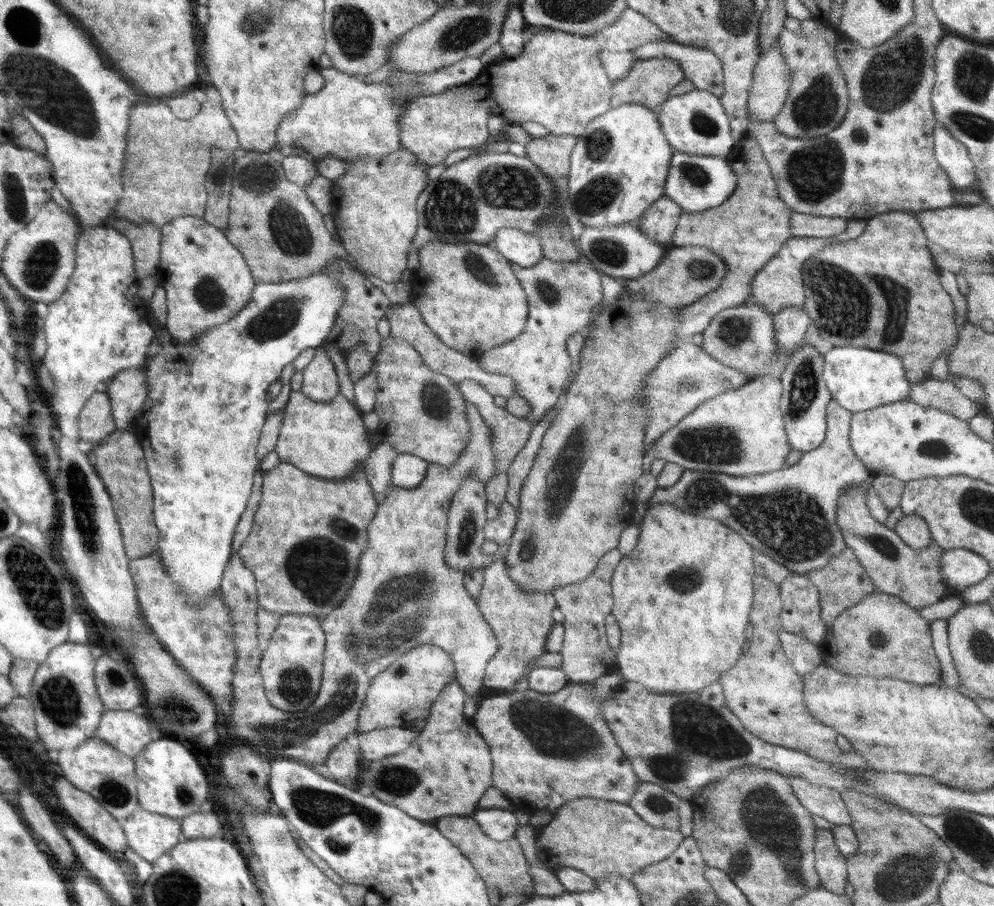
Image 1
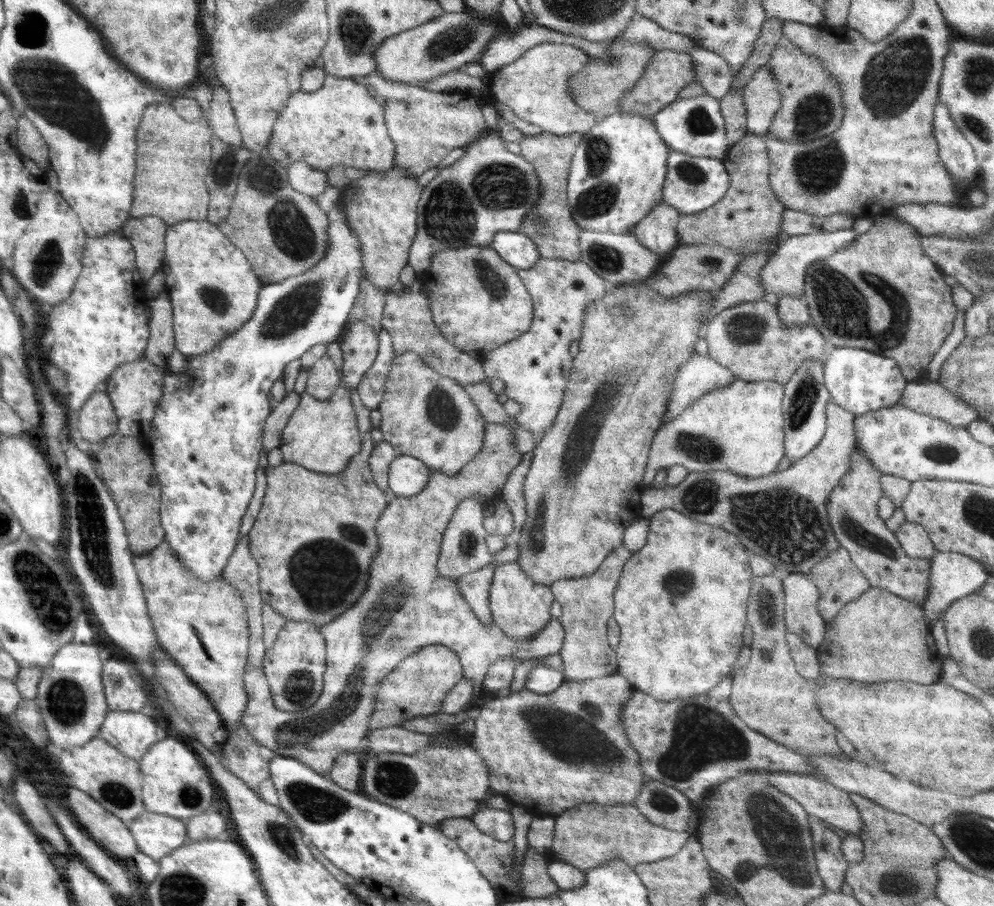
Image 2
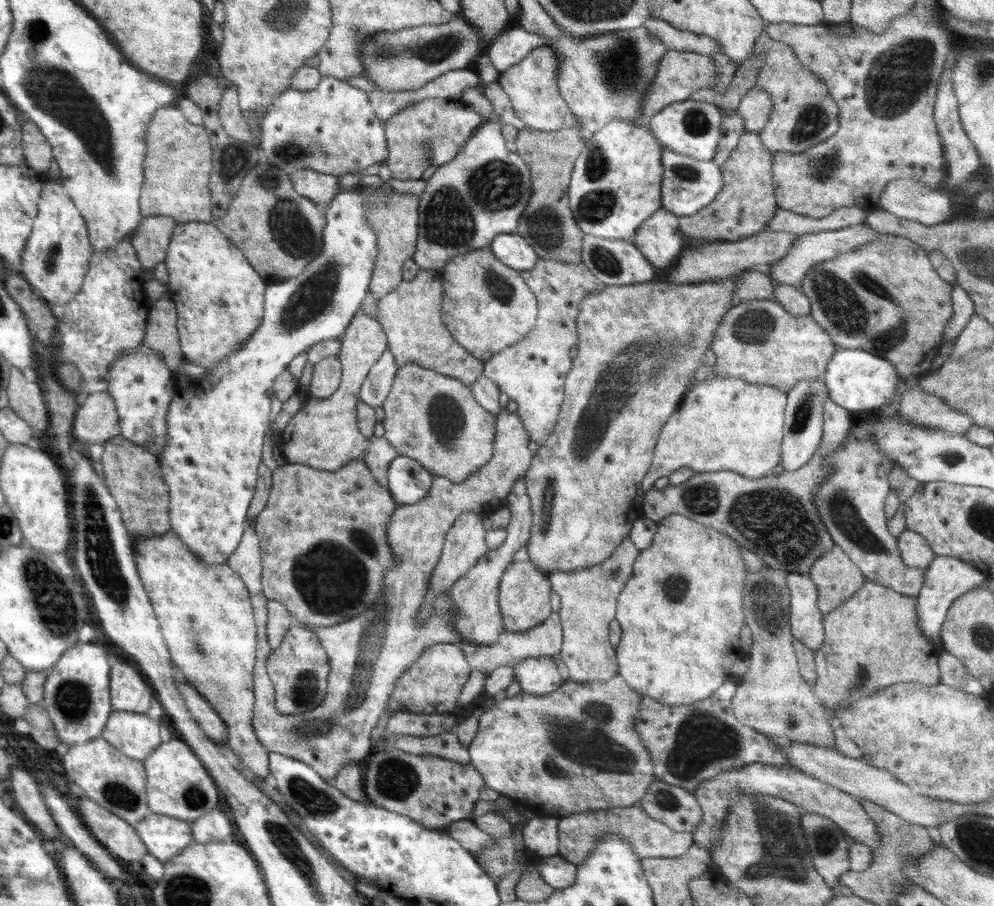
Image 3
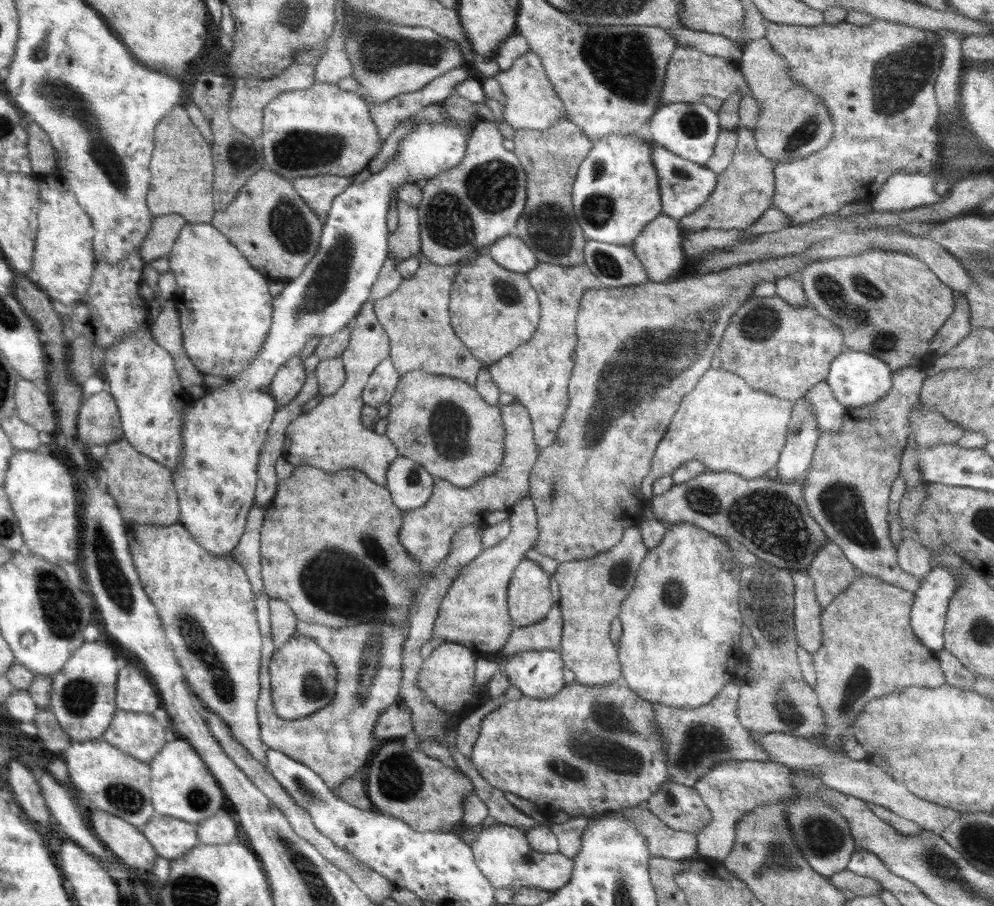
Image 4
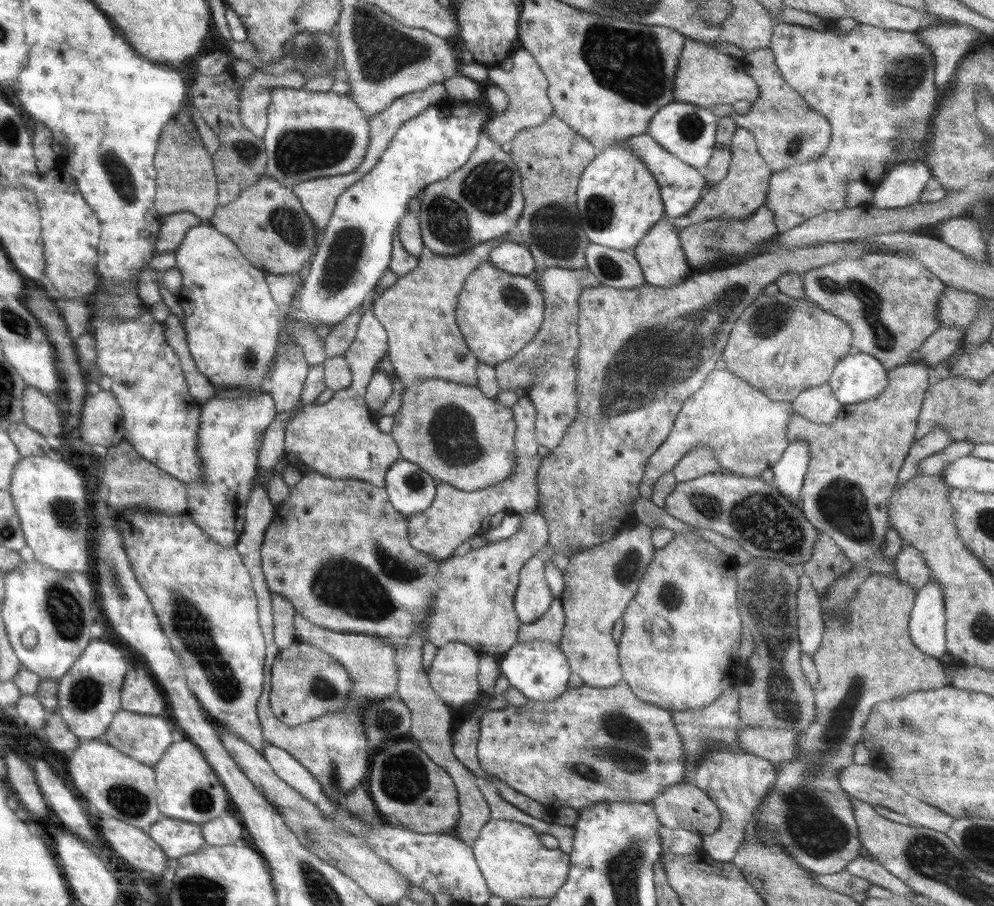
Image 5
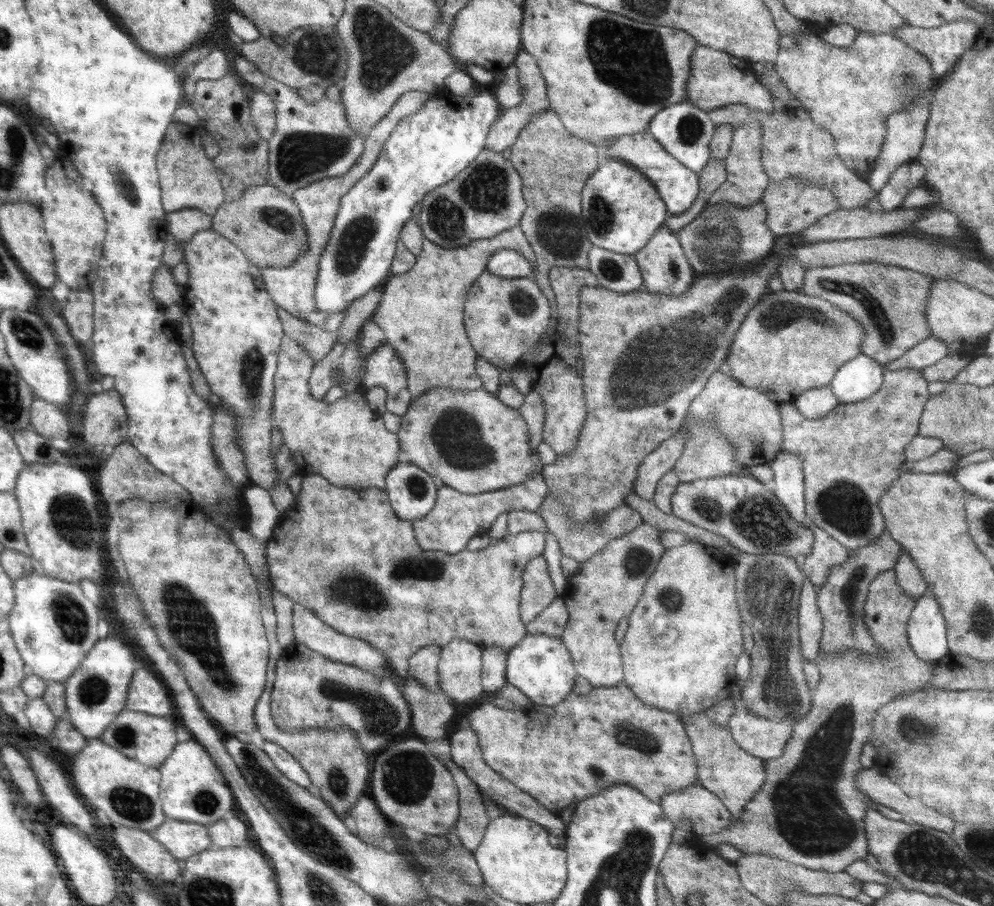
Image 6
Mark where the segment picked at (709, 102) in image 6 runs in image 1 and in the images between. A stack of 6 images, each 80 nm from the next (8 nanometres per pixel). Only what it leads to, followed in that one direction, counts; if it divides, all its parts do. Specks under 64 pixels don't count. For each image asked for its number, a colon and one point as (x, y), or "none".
1: (648, 83)
2: (668, 72)
3: (680, 73)
4: (690, 74)
5: (704, 78)

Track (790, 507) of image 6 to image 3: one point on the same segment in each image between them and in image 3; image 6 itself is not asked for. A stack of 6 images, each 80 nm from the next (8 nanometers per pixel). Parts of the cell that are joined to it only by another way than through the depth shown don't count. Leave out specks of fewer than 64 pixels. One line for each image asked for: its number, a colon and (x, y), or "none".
3: (803, 426)
4: (803, 431)
5: (789, 472)

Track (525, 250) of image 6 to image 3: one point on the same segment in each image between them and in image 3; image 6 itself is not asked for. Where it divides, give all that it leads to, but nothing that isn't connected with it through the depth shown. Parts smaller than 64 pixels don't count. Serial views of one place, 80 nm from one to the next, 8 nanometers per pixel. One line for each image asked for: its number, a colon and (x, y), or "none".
3: (410, 315)
4: (415, 316)
5: (418, 311)

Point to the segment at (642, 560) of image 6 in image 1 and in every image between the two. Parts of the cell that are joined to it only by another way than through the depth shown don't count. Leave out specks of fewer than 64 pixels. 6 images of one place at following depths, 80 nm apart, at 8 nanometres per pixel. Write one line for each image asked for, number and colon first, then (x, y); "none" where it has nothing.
1: (585, 605)
2: (587, 603)
3: (588, 597)
4: (591, 591)
5: (599, 583)

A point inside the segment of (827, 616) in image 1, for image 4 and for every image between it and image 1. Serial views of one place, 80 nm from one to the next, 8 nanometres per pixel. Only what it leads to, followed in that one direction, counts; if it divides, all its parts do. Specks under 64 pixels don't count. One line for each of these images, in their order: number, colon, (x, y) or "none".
2: (839, 581)
3: (836, 577)
4: (831, 572)

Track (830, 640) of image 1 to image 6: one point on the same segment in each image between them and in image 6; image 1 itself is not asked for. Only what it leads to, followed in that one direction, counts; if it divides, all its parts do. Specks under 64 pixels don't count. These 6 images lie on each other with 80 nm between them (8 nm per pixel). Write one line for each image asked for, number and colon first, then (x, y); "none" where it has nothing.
2: (878, 637)
3: (872, 641)
4: (868, 650)
5: (866, 656)
6: (809, 811)

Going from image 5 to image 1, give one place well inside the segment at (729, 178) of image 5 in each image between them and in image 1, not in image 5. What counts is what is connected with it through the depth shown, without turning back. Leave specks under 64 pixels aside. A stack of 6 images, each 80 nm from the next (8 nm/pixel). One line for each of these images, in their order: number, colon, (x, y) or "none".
1: (747, 230)
2: (748, 218)
3: (746, 204)
4: (745, 188)

